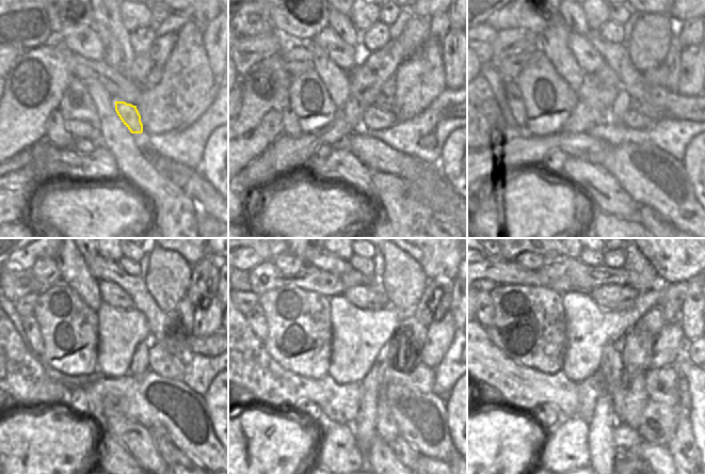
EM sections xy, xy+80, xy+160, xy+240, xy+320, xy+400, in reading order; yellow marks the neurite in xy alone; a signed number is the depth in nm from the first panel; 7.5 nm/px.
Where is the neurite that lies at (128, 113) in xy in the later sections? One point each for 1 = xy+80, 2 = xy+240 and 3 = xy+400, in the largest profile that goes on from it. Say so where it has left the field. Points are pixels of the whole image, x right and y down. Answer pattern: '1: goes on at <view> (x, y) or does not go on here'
1: goes on at xy+80 (373, 117)
2: goes on at xy+240 (163, 368)
3: goes on at xy+400 (662, 383)

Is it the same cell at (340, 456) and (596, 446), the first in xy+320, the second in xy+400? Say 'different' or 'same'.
different

